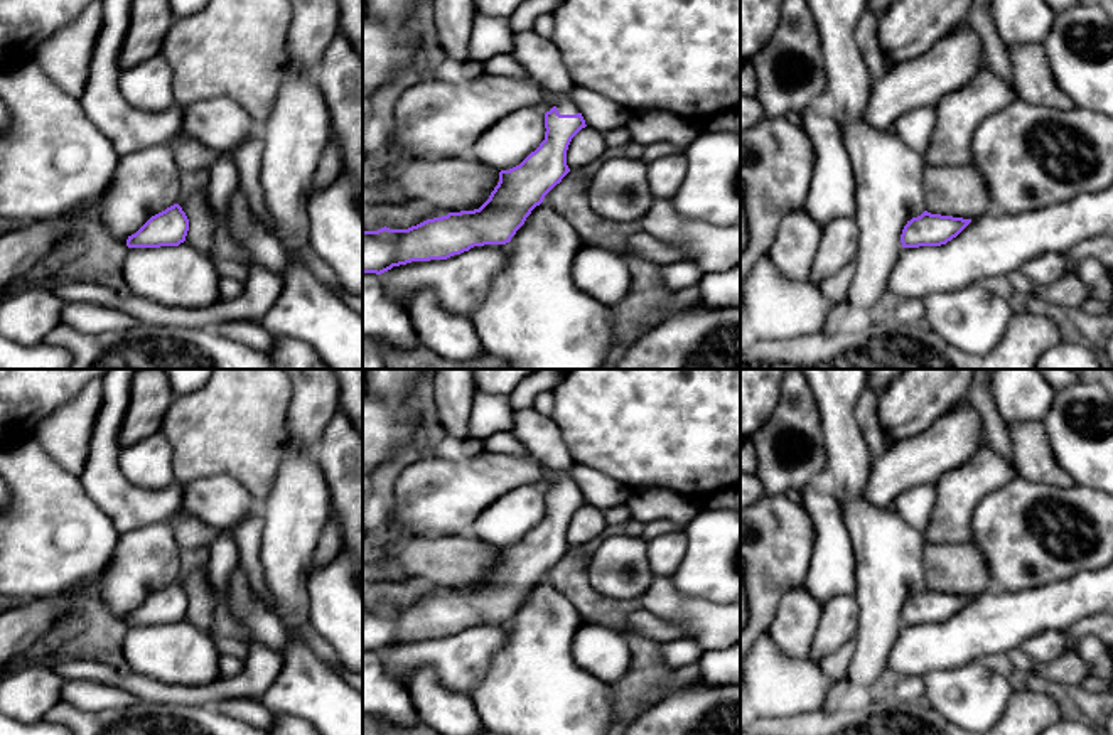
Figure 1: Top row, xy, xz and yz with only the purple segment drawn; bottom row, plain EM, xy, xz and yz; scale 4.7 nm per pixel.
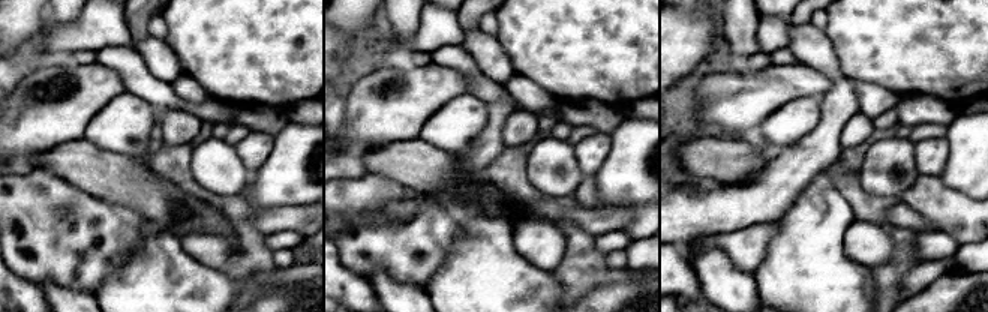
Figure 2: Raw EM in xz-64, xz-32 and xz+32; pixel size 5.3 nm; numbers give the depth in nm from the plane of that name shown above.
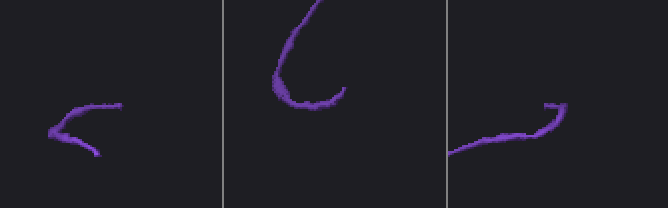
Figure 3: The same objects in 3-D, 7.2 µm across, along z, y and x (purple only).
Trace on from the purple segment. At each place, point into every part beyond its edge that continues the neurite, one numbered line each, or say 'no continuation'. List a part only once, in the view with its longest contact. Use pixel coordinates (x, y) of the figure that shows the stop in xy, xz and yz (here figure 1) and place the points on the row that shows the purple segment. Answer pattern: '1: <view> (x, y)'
1: yz (994, 245)

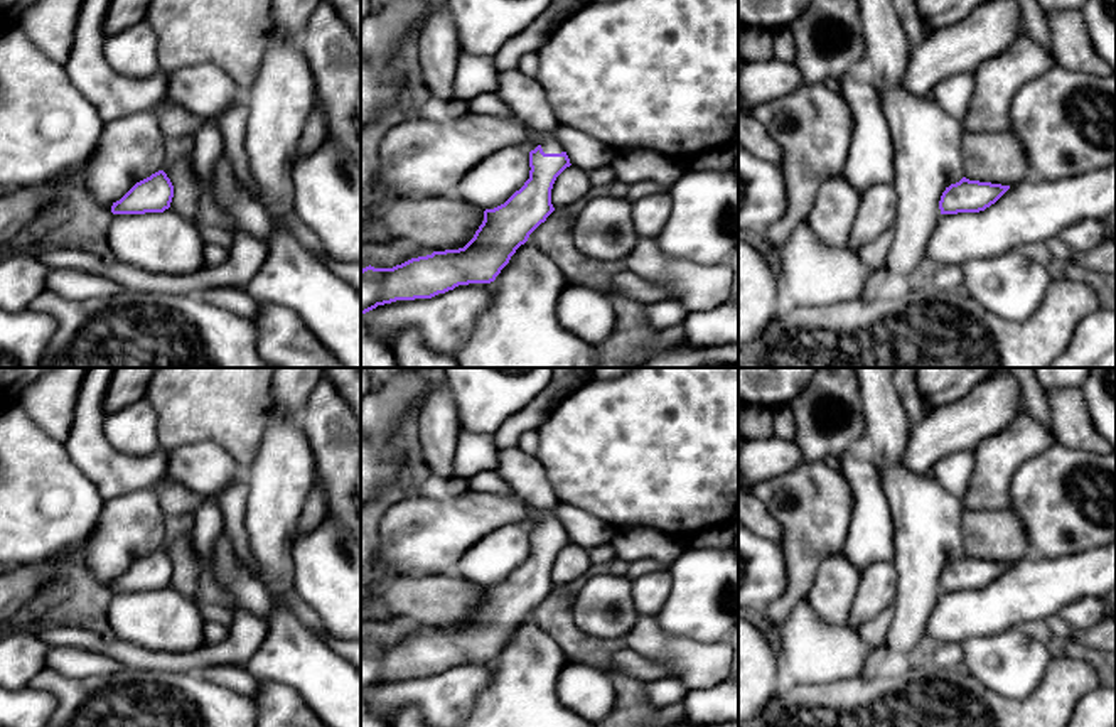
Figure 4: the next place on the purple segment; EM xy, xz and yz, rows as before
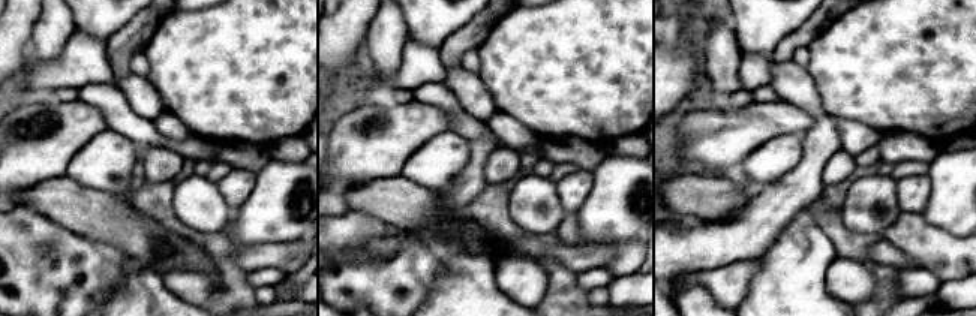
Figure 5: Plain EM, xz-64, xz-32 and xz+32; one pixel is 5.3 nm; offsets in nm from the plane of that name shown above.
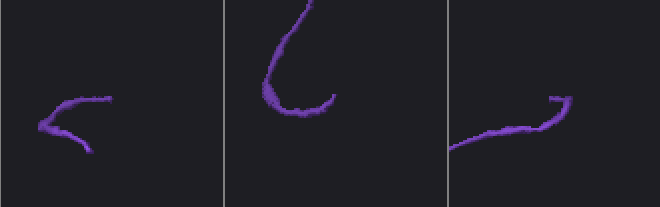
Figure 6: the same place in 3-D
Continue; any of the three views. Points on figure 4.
1: yz (1032, 211)

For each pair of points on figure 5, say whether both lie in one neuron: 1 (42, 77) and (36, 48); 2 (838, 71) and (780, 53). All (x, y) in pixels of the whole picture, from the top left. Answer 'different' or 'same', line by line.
1: different
2: different

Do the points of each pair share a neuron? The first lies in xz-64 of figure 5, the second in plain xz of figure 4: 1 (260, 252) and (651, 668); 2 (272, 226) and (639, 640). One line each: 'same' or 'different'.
1: same
2: different

